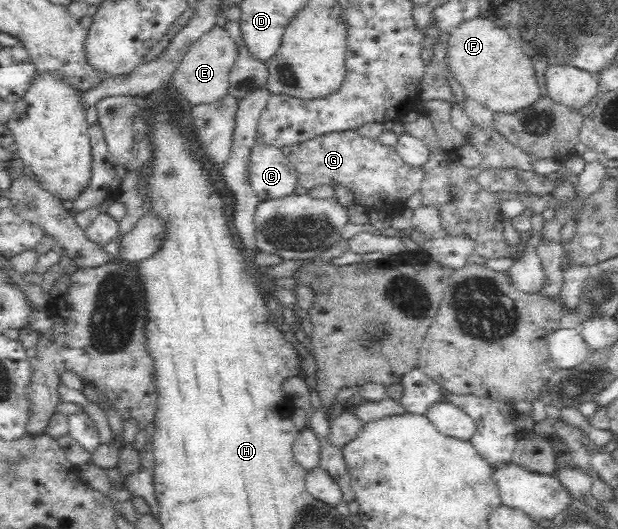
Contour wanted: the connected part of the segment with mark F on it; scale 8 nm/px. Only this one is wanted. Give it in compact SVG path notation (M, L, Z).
M484 17L467 20L450 32L446 49L449 72L462 86L465 96L477 100L494 114L518 112L531 107L543 96L530 57L522 52L504 27L496 27Z

